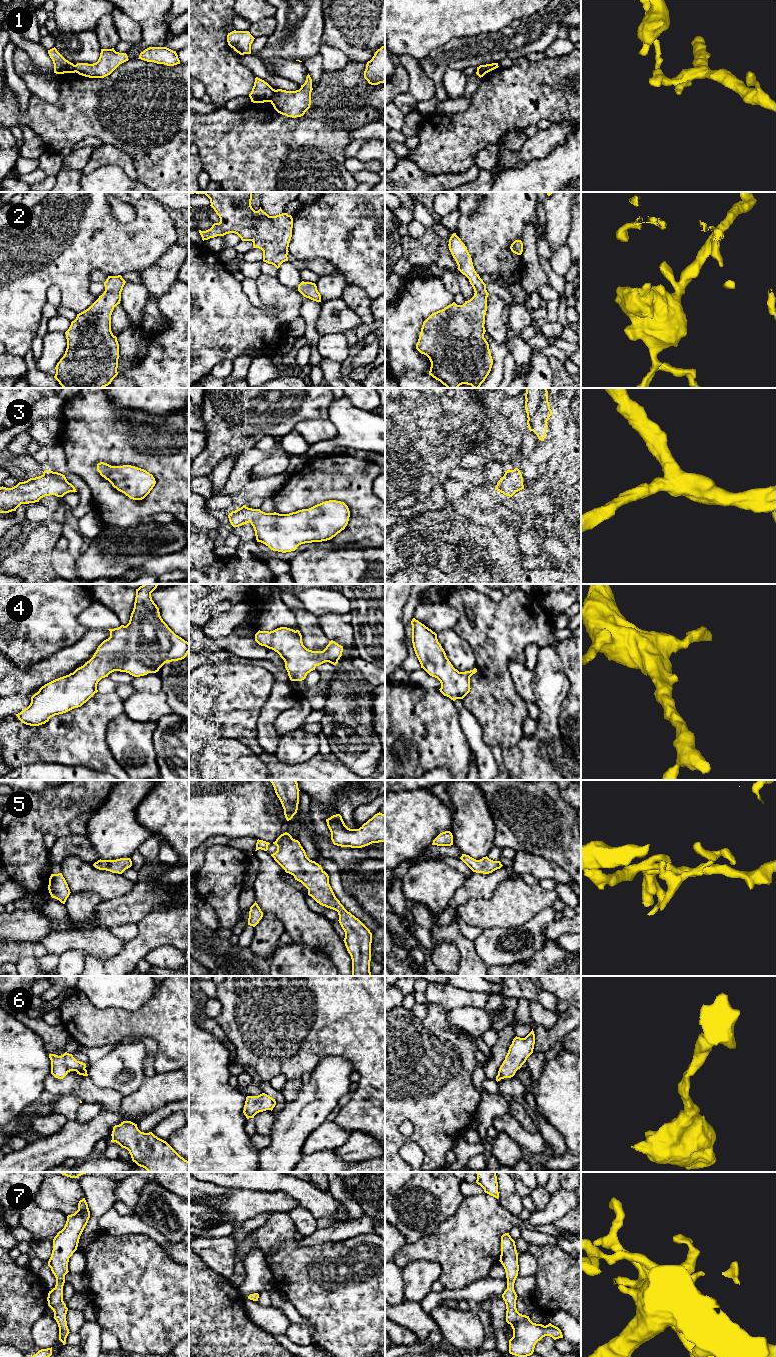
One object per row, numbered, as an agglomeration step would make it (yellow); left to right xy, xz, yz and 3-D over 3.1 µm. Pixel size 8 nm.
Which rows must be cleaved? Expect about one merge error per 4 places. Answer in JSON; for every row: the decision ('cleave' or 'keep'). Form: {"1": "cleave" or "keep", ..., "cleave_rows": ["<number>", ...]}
{"1": "cleave", "2": "keep", "3": "keep", "4": "keep", "5": "keep", "6": "keep", "7": "keep", "cleave_rows": ["1"]}

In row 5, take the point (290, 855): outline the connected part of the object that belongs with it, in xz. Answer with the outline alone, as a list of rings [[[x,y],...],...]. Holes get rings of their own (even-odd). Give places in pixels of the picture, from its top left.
[[[285,832],[273,844],[277,846],[277,851],[271,856],[285,872],[301,882],[317,903],[338,912],[338,921],[345,932],[343,941],[352,959],[352,976],[372,976],[370,930],[344,908],[329,884],[328,874],[321,865],[307,857],[298,840]]]

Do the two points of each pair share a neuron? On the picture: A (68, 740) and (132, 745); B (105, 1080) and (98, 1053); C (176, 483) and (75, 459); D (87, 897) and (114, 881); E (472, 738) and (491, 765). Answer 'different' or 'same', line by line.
A: different
B: different
C: same
D: different
E: same

